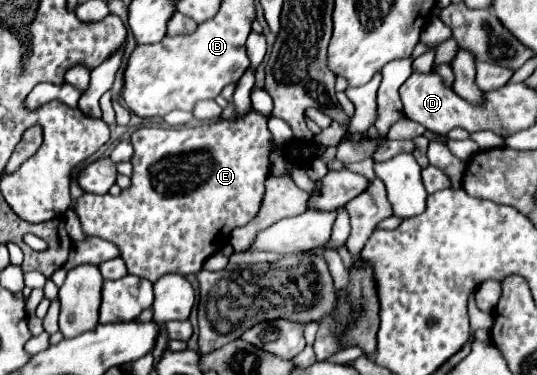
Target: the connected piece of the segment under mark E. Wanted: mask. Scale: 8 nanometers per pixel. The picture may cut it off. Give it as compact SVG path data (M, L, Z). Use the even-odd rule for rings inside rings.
M250 111L244 117L238 119L230 119L230 121L214 121L214 123L204 123L198 127L180 127L180 129L164 129L164 127L140 127L132 133L130 137L132 147L134 147L134 155L130 159L132 163L132 183L128 189L122 189L118 197L104 193L104 195L92 195L92 193L84 193L82 197L78 197L78 201L72 205L72 209L76 211L78 219L80 219L80 227L86 235L96 235L102 237L106 241L112 241L118 245L120 249L120 257L124 259L128 273L144 277L148 281L156 281L160 279L164 273L180 273L180 275L192 275L198 273L202 269L202 263L216 251L224 249L228 245L228 235L232 233L232 229L242 227L244 223L252 221L256 217L256 211L260 211L260 201L264 199L264 179L270 175L270 153L272 153L272 133L268 131L268 117L258 113L258 111Z

